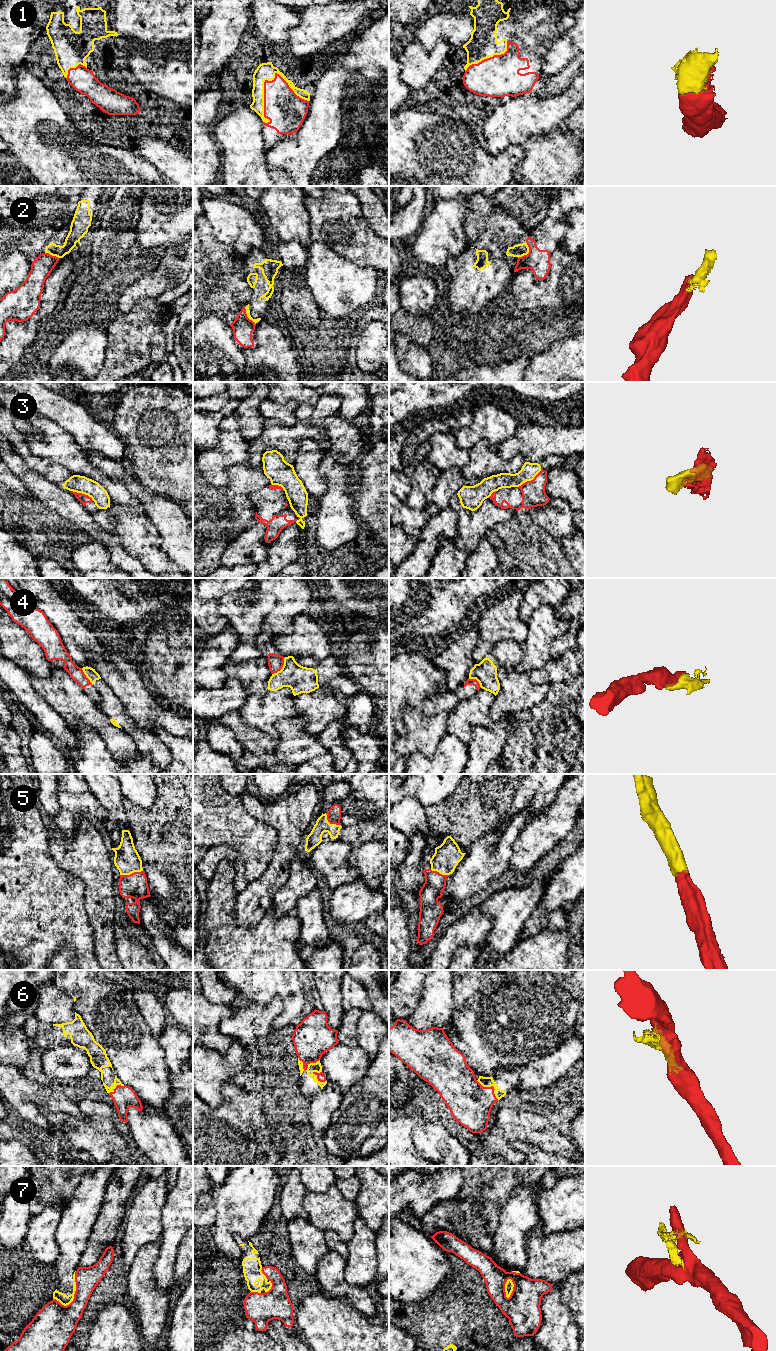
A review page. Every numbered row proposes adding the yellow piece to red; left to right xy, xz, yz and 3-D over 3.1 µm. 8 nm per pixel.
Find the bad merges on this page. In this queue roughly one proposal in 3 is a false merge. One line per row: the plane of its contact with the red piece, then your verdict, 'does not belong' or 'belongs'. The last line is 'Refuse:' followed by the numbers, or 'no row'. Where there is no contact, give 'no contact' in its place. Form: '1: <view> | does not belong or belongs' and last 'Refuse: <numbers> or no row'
1: xz | belongs
2: yz | does not belong
3: yz | does not belong
4: xz | does not belong
5: xy | belongs
6: yz | belongs
7: xy | does not belong
Refuse: 2, 3, 4, 7

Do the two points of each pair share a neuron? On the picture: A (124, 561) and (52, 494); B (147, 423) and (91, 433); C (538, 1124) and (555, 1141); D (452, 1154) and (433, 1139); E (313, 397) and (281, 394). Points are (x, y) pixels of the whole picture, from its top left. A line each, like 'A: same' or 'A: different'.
A: same
B: different
C: same
D: same
E: same

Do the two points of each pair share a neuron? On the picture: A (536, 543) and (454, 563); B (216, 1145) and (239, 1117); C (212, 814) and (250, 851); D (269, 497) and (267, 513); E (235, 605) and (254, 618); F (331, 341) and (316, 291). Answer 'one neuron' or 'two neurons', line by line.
A: two neurons
B: one neuron
C: one neuron
D: one neuron
E: one neuron
F: one neuron

